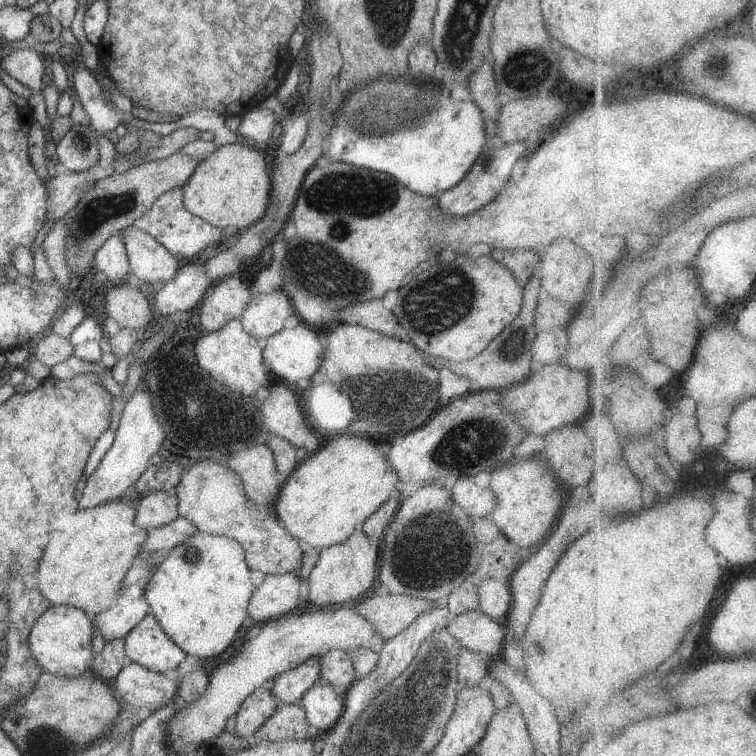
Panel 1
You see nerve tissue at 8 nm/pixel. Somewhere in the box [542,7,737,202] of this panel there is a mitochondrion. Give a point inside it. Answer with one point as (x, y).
(716, 67)

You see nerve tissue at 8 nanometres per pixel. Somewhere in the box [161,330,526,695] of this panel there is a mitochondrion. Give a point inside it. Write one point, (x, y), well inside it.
(391, 401)

